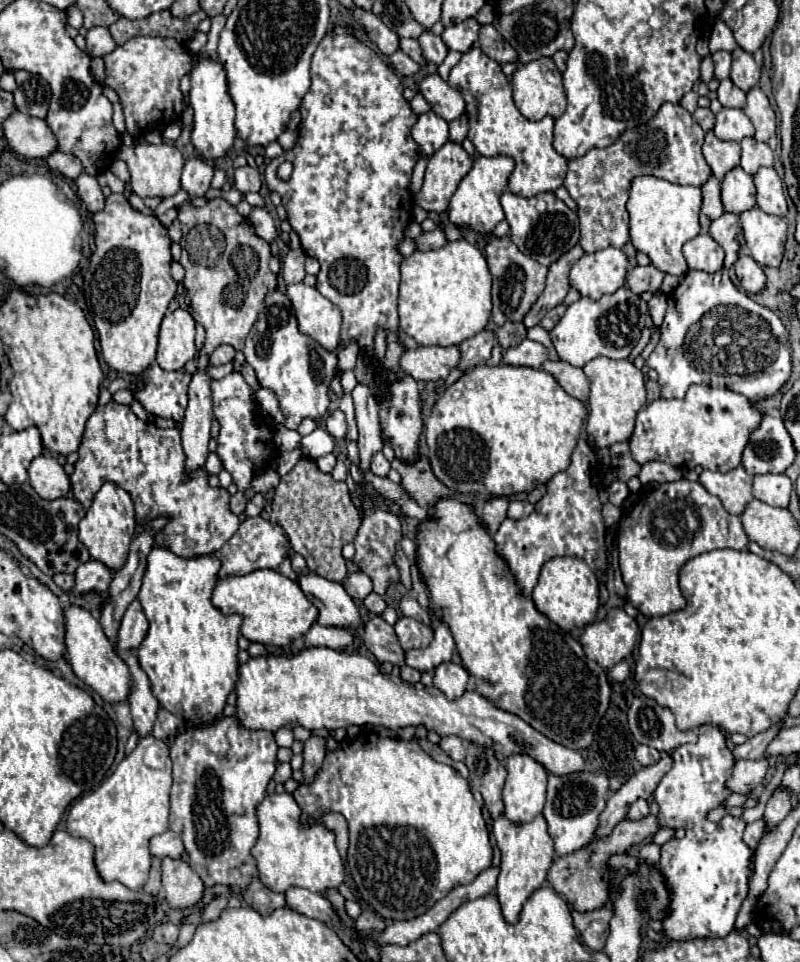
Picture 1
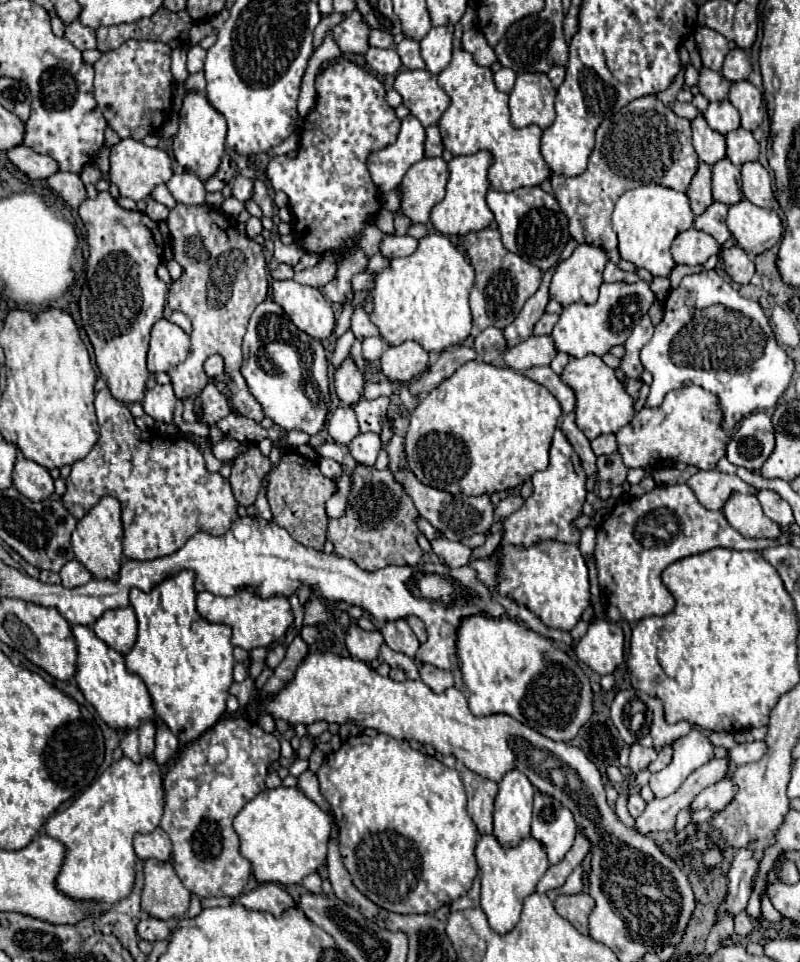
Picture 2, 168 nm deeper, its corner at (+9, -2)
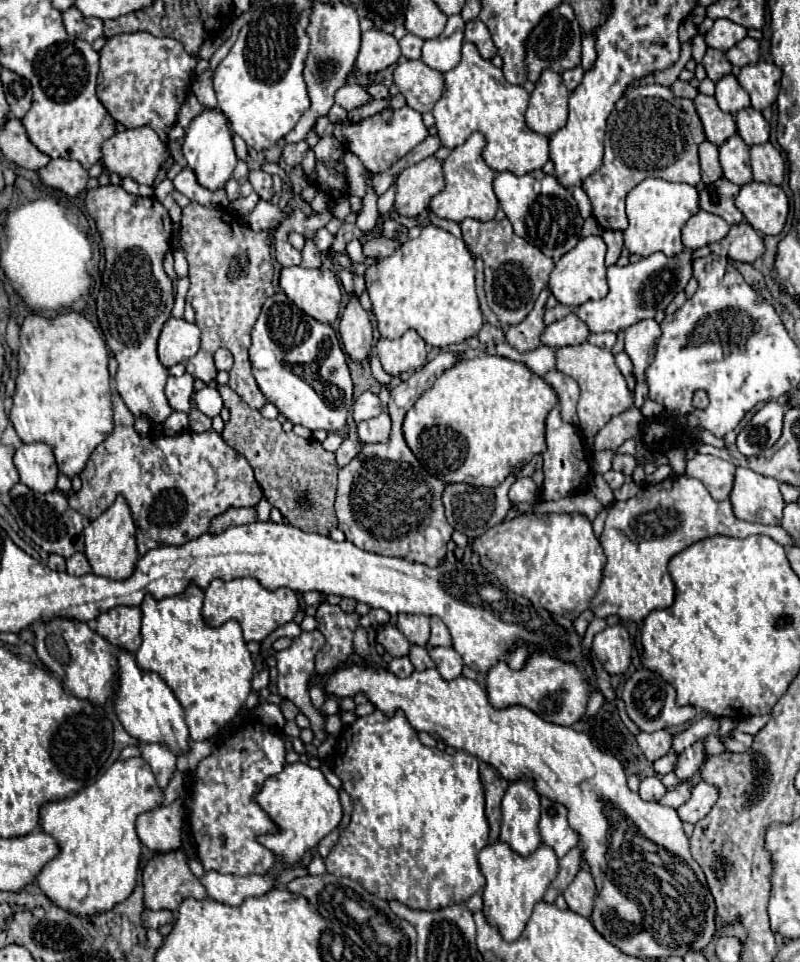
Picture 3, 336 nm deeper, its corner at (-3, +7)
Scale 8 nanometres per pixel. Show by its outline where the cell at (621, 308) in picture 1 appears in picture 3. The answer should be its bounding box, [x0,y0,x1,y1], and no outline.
[575,249,691,333]

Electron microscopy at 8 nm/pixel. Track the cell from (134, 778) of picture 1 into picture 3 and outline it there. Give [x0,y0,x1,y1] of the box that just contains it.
[37,757,163,915]

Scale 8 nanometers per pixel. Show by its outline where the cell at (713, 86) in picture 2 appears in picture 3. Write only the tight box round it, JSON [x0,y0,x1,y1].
[703,49,731,83]

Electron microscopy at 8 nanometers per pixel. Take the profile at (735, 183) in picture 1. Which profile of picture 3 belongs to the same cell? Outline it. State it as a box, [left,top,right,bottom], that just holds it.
[719,135,753,185]

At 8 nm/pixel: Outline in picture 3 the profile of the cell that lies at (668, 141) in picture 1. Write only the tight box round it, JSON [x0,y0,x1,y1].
[581,83,705,231]

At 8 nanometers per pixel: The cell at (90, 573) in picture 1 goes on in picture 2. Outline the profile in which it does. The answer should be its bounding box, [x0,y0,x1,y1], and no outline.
[59,560,91,588]

